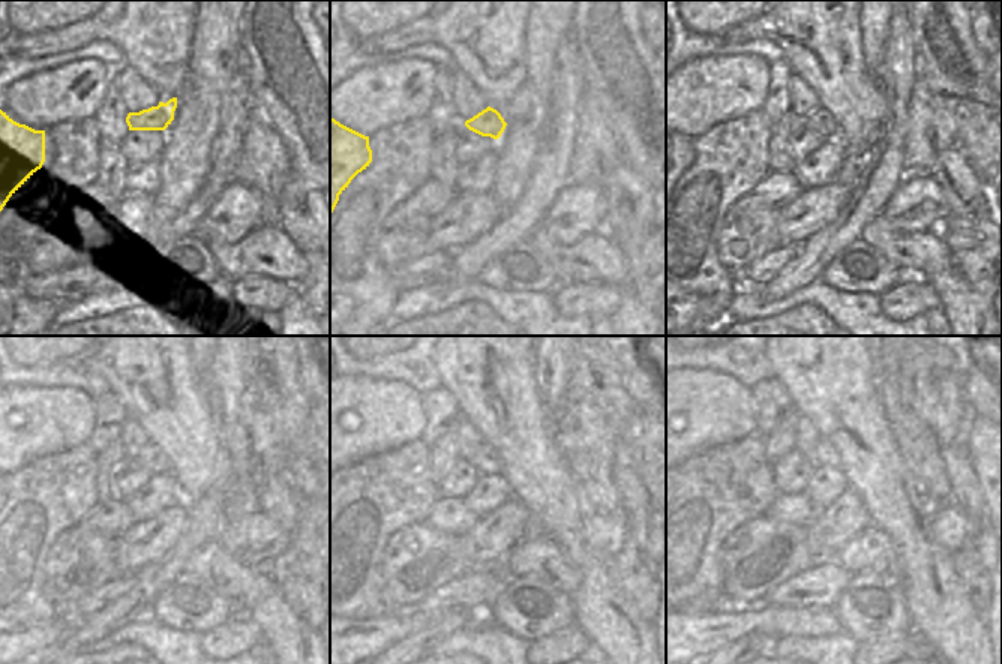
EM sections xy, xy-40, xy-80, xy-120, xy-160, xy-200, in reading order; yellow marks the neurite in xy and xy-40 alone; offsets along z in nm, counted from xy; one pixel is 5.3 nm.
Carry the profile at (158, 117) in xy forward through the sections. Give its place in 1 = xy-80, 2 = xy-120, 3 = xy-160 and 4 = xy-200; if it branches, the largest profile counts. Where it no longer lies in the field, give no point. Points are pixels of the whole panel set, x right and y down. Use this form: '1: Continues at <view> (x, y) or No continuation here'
1: Continues at xy-80 (821, 122)
2: Continues at xy-120 (150, 457)
3: Continues at xy-160 (488, 462)
4: Continues at xy-200 (827, 454)

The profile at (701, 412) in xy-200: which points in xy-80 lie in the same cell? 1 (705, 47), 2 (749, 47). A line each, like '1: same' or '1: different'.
1: different
2: different

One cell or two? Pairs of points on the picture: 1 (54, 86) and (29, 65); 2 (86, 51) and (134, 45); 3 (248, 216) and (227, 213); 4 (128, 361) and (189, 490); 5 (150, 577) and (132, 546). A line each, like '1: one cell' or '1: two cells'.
1: two cells
2: two cells
3: one cell
4: one cell
5: two cells

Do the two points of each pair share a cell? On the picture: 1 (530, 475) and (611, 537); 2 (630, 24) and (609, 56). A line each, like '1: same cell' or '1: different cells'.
1: different cells
2: same cell

